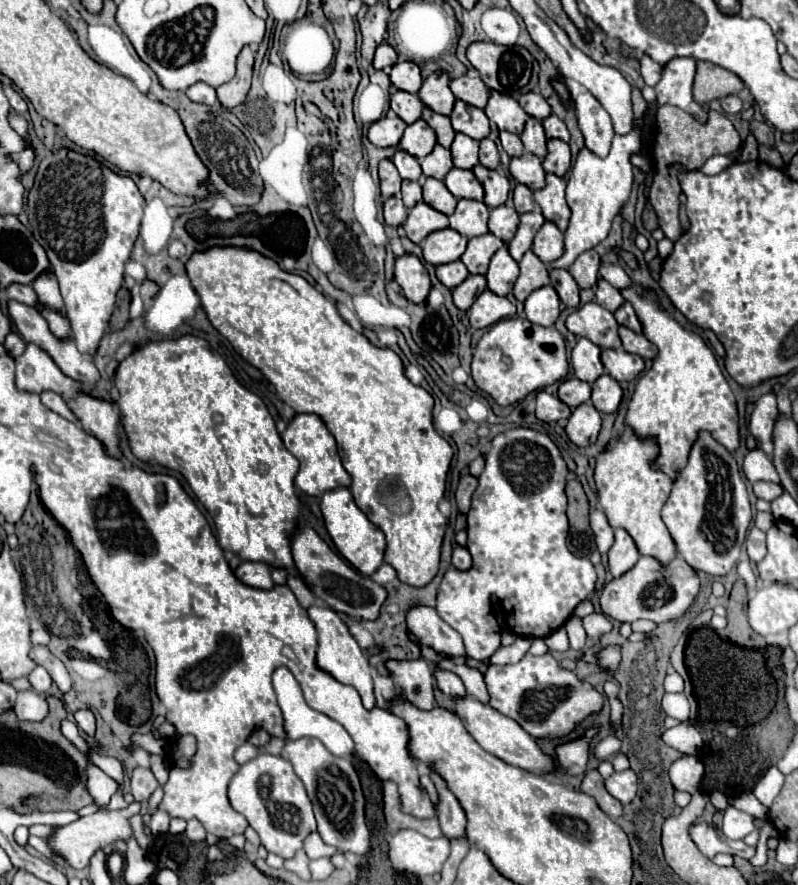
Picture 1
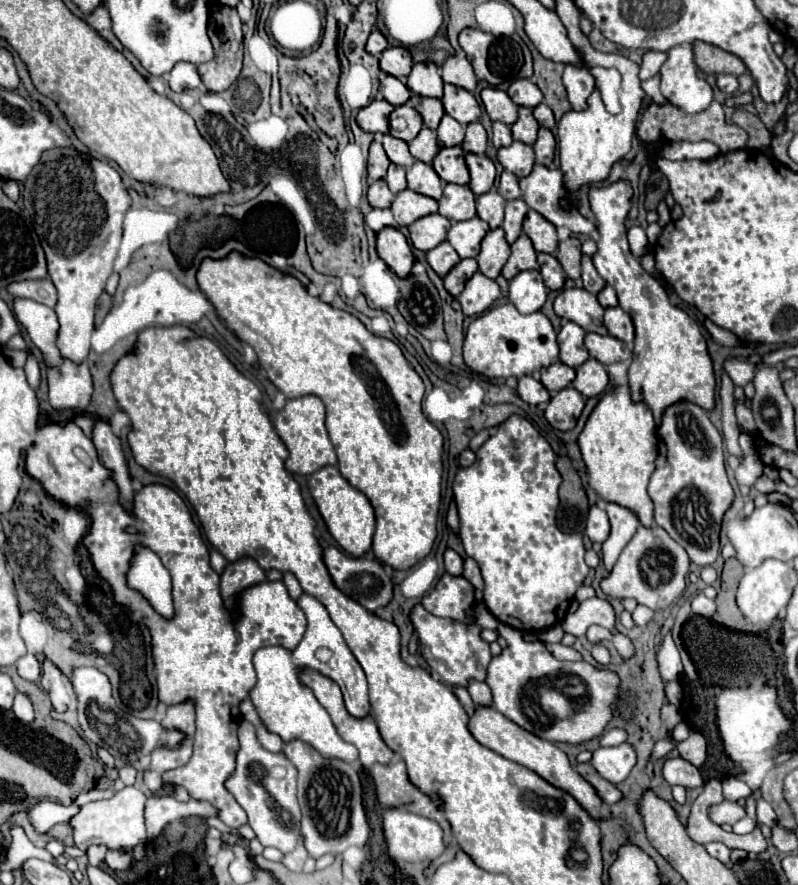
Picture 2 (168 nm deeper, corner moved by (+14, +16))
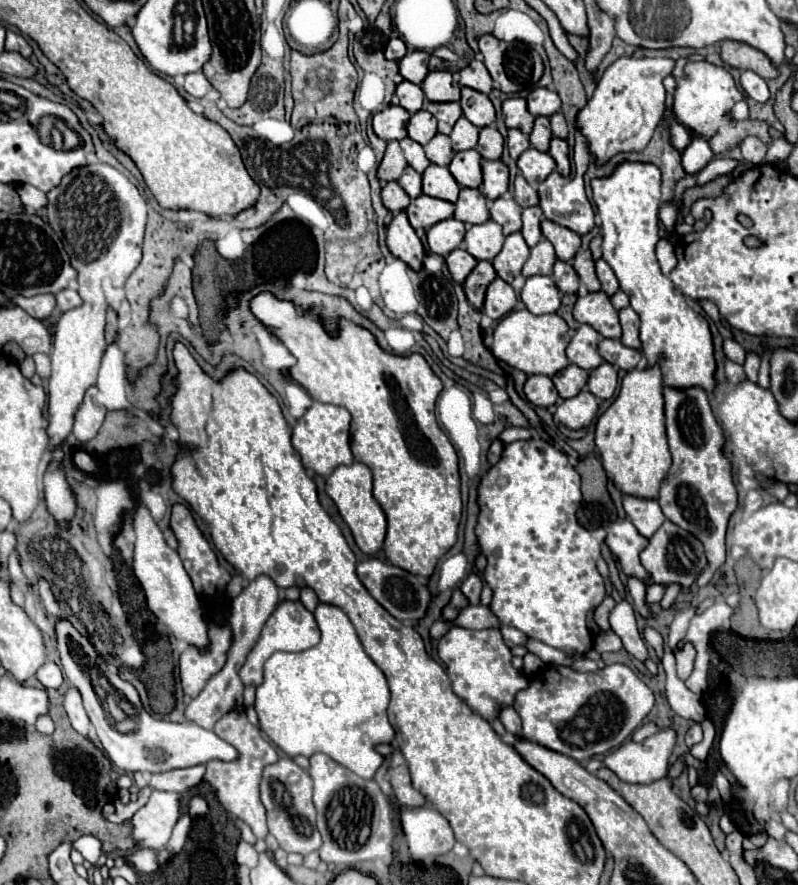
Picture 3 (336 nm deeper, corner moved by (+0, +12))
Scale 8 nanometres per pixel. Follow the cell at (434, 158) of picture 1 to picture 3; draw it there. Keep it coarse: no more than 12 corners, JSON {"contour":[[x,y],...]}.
{"contour":[[436,134],[424,152],[430,162],[448,166],[454,150],[446,134]]}

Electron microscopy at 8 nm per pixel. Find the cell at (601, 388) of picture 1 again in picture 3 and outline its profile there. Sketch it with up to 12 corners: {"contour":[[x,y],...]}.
{"contour":[[602,362],[590,372],[588,390],[602,400],[612,398],[618,372]]}

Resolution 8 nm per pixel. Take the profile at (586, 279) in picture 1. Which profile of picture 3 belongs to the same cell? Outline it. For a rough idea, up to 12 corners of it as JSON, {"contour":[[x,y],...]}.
{"contour":[[580,250],[572,266],[590,292],[600,290],[590,250]]}

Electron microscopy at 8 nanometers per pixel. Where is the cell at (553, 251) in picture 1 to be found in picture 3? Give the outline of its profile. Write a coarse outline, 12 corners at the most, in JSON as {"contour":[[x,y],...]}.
{"contour":[[542,220],[542,234],[558,260],[572,260],[580,236],[550,220]]}

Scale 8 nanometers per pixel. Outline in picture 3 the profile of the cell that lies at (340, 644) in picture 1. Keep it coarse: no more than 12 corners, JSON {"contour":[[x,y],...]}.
{"contour":[[338,606],[318,646],[274,652],[254,704],[290,758],[372,778],[386,676]]}

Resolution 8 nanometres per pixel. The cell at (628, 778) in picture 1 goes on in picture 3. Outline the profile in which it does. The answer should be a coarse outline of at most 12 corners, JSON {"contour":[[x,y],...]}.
{"contour":[[674,730],[624,742],[604,766],[624,782],[666,776]]}

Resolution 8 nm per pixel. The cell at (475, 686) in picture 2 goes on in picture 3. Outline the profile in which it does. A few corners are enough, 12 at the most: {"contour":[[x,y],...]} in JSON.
{"contour":[[500,706],[498,718],[508,732],[518,736],[520,716],[512,706]]}

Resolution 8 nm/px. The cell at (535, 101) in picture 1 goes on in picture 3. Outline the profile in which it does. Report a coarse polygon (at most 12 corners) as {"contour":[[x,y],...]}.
{"contour":[[548,88],[528,94],[532,116],[552,116],[560,110],[560,96]]}

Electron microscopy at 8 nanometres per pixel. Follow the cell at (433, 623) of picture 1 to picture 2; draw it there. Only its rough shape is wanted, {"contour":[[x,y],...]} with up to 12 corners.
{"contour":[[410,616],[430,670],[450,686],[486,680],[478,624]]}

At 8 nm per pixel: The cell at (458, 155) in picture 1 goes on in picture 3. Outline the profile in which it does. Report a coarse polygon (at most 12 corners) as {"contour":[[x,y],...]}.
{"contour":[[464,116],[450,134],[456,152],[470,150],[478,142],[478,128]]}

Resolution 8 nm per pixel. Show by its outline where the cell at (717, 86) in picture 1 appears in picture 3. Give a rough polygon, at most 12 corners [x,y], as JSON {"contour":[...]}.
{"contour":[[726,40],[720,46],[724,64],[752,70],[766,80],[778,76],[762,52]]}

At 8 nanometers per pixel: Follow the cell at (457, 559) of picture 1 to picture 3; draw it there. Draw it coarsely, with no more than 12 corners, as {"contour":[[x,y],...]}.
{"contour":[[478,574],[462,582],[460,590],[470,604],[480,602],[482,580]]}

